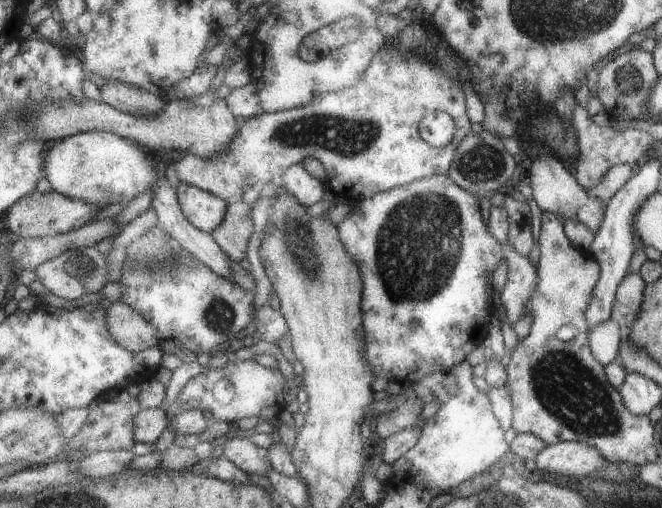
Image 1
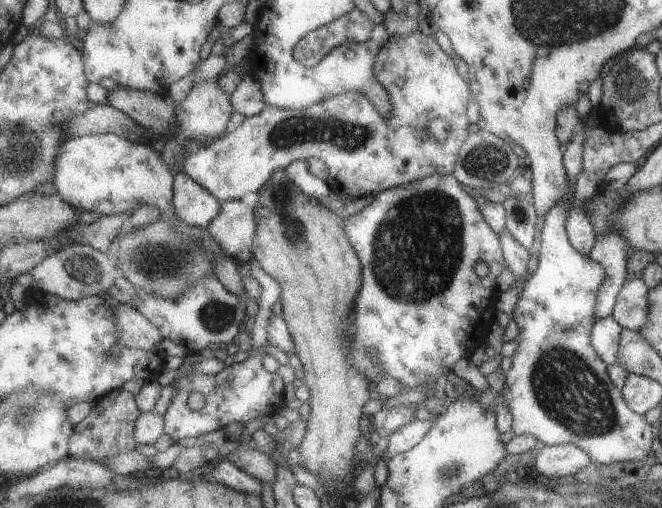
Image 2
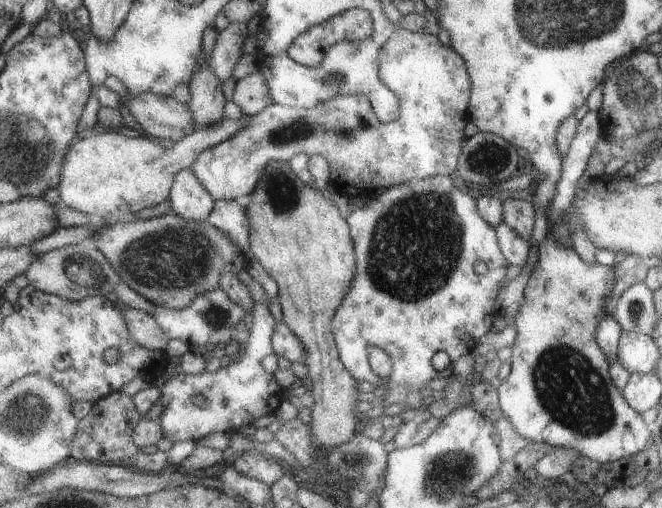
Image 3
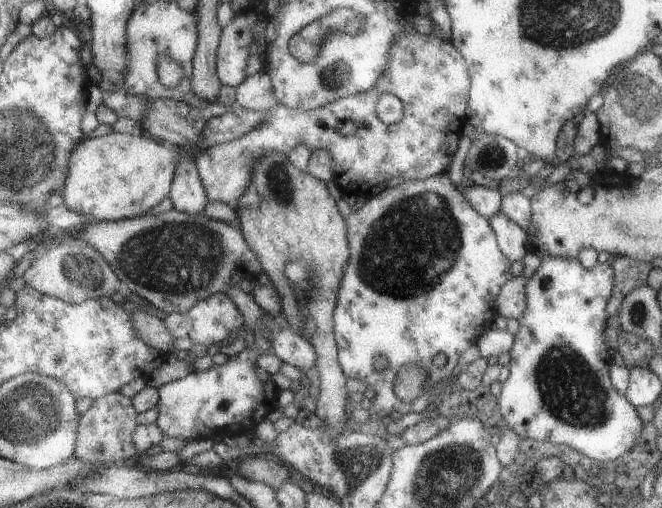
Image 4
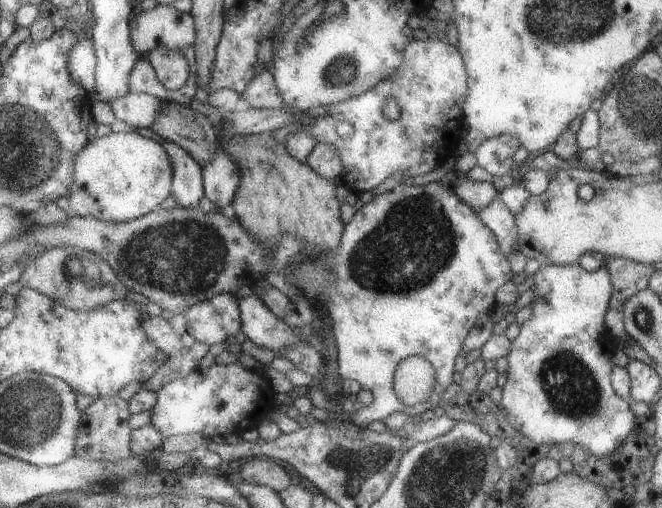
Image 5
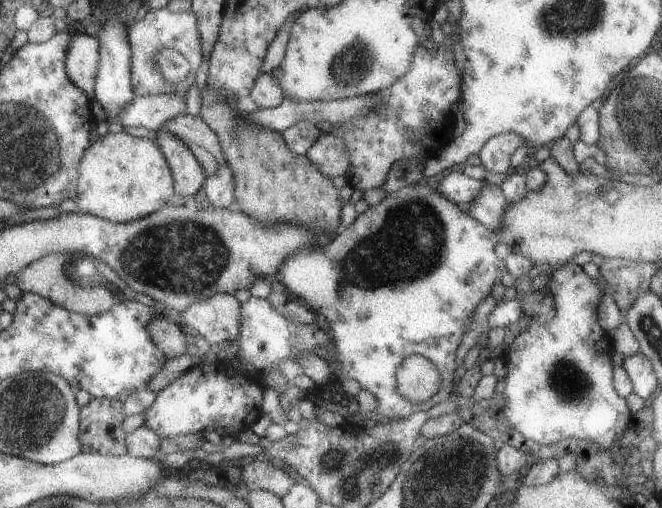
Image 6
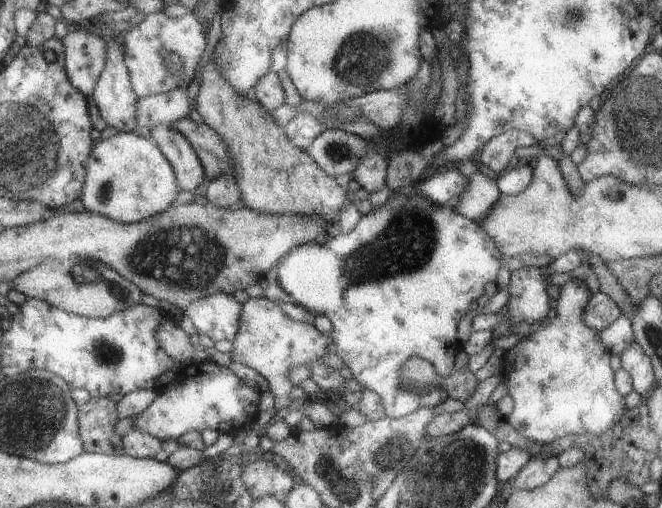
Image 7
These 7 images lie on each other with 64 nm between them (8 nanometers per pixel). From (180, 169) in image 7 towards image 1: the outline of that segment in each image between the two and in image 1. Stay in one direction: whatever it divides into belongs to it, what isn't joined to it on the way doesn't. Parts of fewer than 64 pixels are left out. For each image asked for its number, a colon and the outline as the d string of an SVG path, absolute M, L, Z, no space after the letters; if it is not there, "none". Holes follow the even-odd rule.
1: M179 184L177 194L189 222L193 222L193 226L201 228L203 232L213 234L225 222L231 206L229 200L187 184Z
2: M179 172L175 178L175 208L181 222L193 228L209 230L211 222L221 214L223 202L205 186Z
3: M183 170L175 178L169 202L175 216L205 224L215 210L217 198L213 198L213 194L199 182L199 178L191 170Z
4: M183 162L177 170L177 178L173 184L173 192L169 196L175 210L199 216L205 214L211 198L205 190L205 182L201 180L201 174L197 170L195 162Z
5: M165 142L163 144L171 158L175 168L175 180L173 180L173 198L179 208L199 208L201 200L205 198L205 174L203 166L189 154L183 146Z
6: M157 132L157 134L161 152L165 152L165 158L173 168L175 194L181 196L185 204L195 204L201 190L205 190L205 176L207 176L205 168L181 140L177 140L167 132Z

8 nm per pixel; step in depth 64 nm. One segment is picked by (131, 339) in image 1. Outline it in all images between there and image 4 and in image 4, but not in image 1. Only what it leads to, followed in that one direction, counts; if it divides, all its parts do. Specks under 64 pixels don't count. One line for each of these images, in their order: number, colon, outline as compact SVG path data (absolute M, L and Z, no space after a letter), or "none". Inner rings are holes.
2: M119 304L113 308L117 330L121 334L121 348L135 348L135 350L145 350L153 352L159 350L159 342L163 340L161 330L151 324L141 310L137 310L131 304Z
3: M127 308L123 310L123 316L129 326L131 338L133 342L137 342L137 346L145 346L149 350L161 352L167 346L167 342L171 340L169 336L165 336L165 330L157 324L157 318L153 314L147 314L135 308Z
4: M137 310L131 316L133 316L133 324L135 324L135 330L137 330L137 336L145 344L149 344L151 348L161 350L161 352L171 352L175 336L167 330L167 326L165 326L165 322L161 318L145 314L143 310Z

